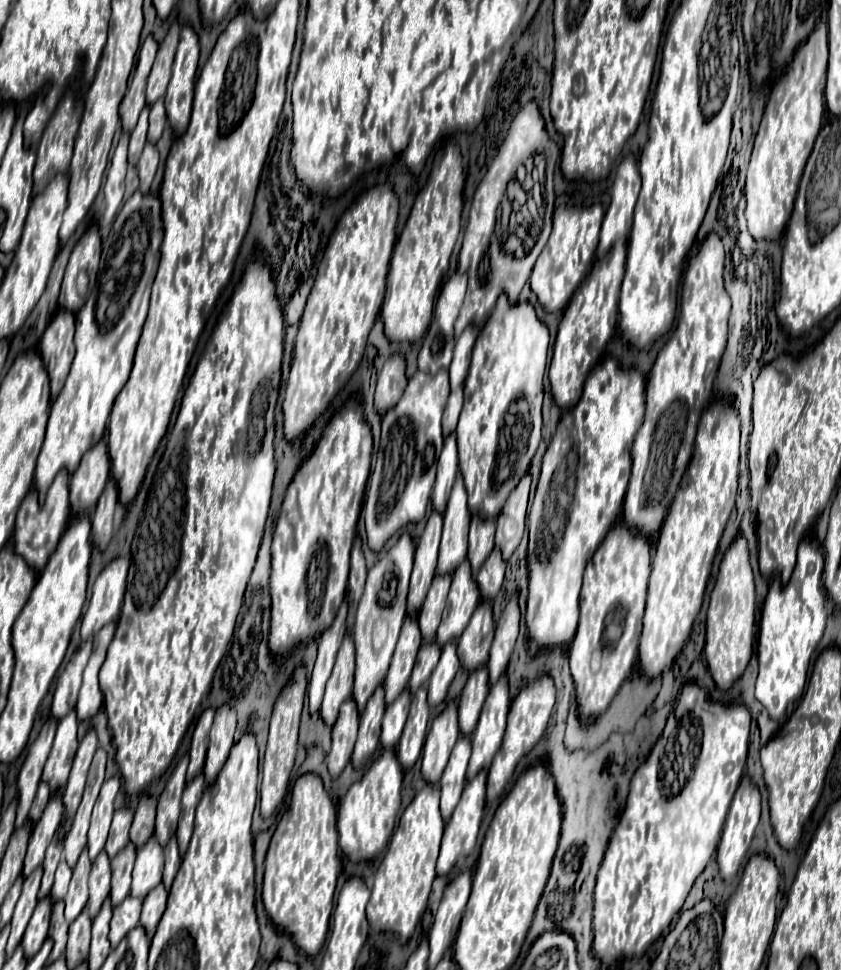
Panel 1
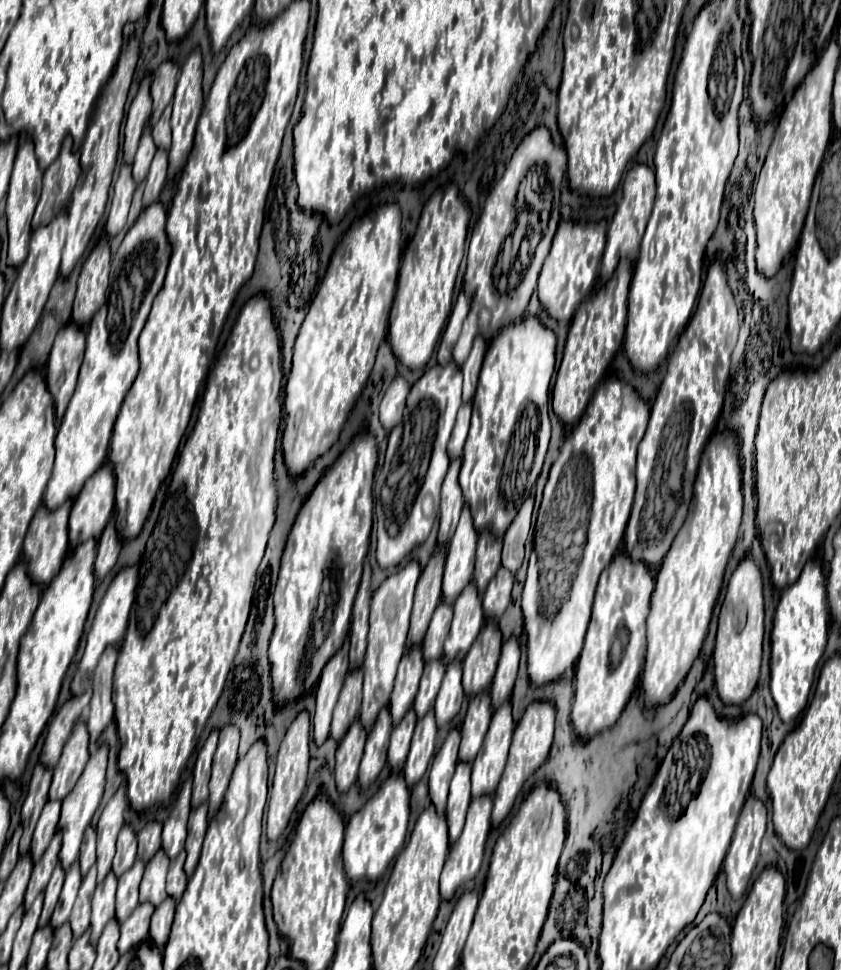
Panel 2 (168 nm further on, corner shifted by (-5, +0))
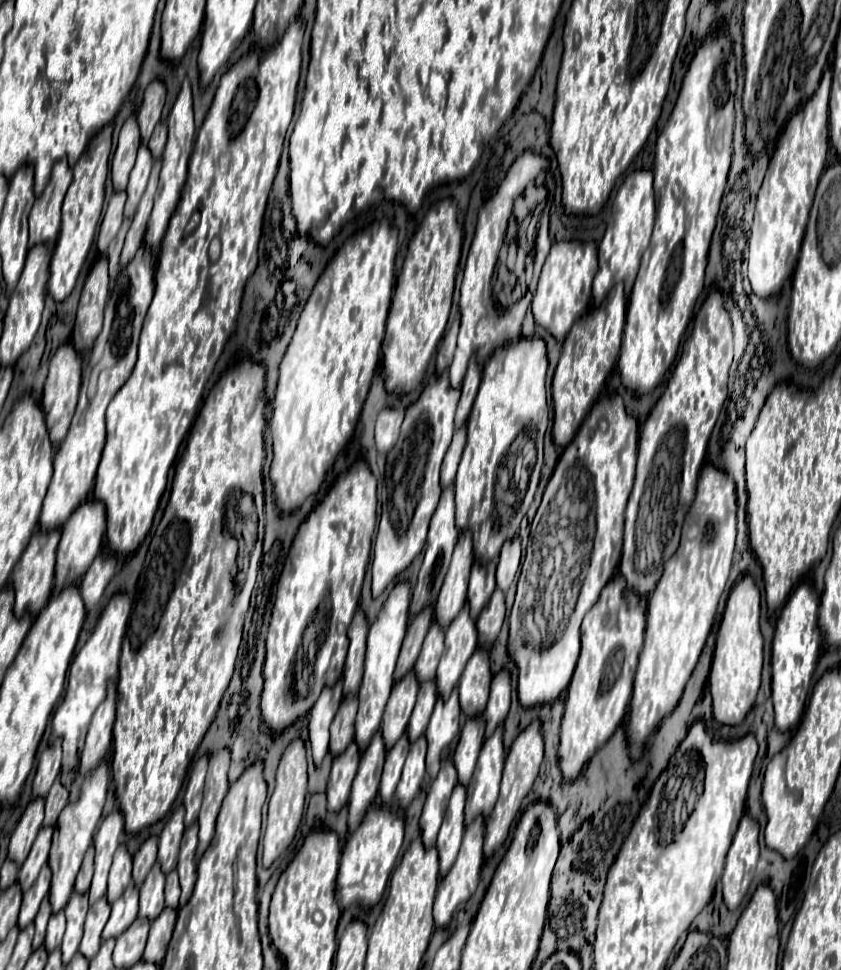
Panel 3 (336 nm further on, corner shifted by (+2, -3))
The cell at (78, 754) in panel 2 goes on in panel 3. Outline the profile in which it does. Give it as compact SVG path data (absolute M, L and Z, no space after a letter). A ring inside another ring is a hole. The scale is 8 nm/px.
M57 778L57 782L53 784L49 796L45 798L45 820L43 820L43 826L55 826L61 810L67 806L67 798L69 798L69 790Z

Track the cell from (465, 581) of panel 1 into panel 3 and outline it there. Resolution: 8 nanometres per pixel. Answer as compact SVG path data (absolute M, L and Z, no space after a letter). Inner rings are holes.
M469 606L459 612L457 620L447 628L445 634L445 652L437 668L437 692L443 700L449 698L453 688L457 688L459 678L465 670L467 660L473 656L473 652L479 648L477 644L477 628L475 622L469 616Z

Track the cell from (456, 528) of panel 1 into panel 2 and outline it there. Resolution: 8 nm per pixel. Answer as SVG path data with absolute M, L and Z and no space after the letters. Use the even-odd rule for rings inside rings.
M464 503L456 533L454 533L452 541L448 543L448 557L446 557L444 581L442 581L442 599L444 601L456 601L456 593L460 593L460 589L464 589L464 585L468 581L472 581L476 539L478 539L478 533L472 525L470 509Z

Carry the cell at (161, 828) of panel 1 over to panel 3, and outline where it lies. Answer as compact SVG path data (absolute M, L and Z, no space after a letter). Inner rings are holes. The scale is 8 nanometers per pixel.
M181 806L173 812L173 816L165 824L161 838L159 838L159 864L165 874L175 870L175 866L177 866L179 844L181 844L181 836L183 836L183 828L185 828L183 816L185 816L185 808Z

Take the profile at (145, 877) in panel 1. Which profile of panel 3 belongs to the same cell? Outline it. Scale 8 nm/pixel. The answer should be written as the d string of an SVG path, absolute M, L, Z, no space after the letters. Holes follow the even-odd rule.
M159 864L153 866L153 872L149 872L145 884L141 886L141 900L139 900L139 918L147 918L153 922L165 908L163 904L163 886L165 886L165 874L161 872Z

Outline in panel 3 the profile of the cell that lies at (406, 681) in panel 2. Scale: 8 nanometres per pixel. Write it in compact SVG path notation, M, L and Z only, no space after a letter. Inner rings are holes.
M409 672L409 676L405 676L405 680L399 680L393 686L389 704L385 708L383 724L381 724L385 750L391 750L395 746L395 742L407 730L407 722L409 722L409 716L415 706L417 690L419 690L419 682L417 682L415 672Z

